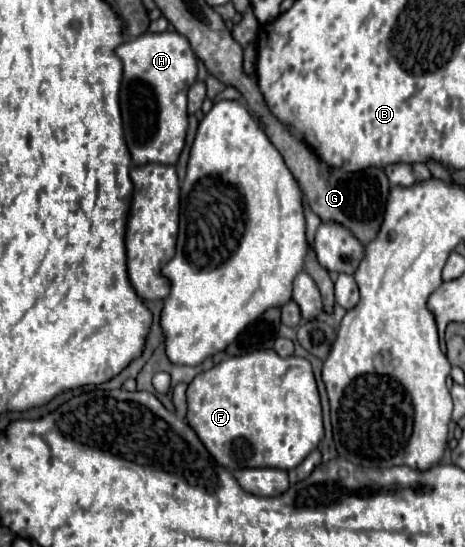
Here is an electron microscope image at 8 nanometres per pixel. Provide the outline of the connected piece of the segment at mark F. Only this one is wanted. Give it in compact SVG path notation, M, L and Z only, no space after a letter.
M274 349L230 357L196 375L188 385L186 419L204 447L210 451L210 455L222 467L228 467L232 471L244 467L276 467L290 471L298 467L324 437L322 407L310 361L296 355L280 357Z

